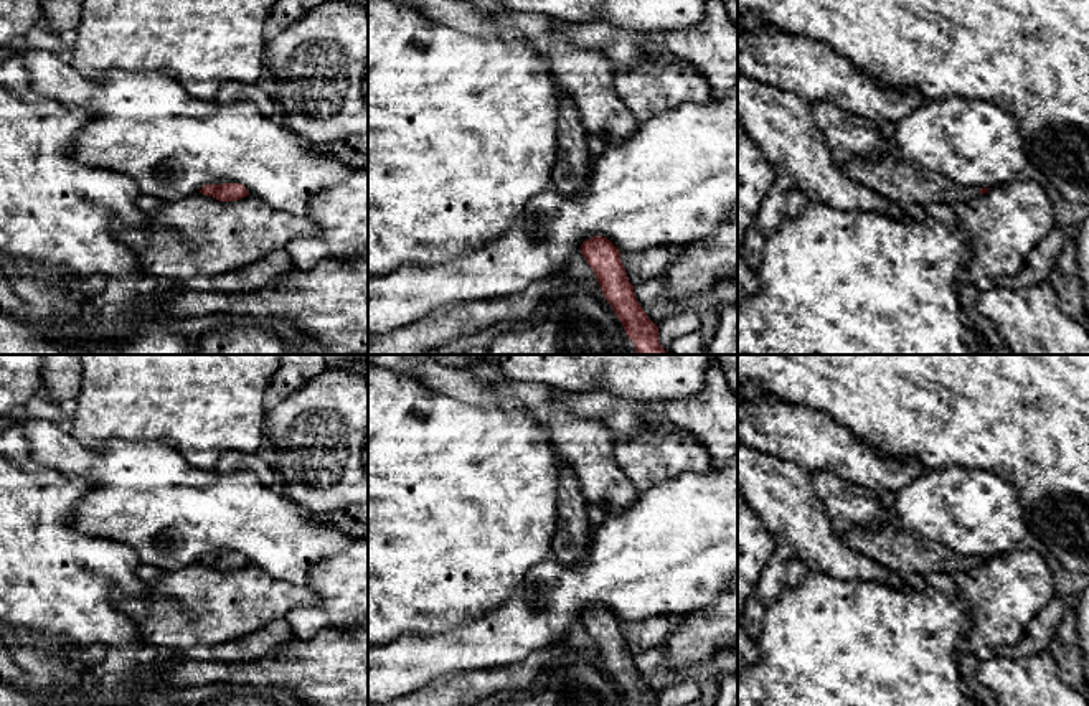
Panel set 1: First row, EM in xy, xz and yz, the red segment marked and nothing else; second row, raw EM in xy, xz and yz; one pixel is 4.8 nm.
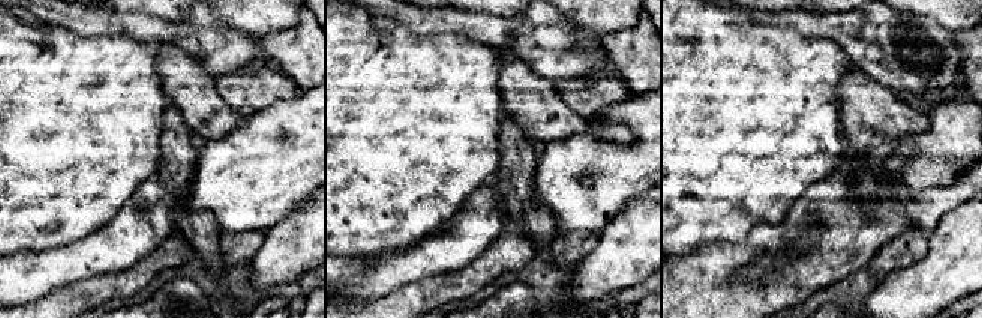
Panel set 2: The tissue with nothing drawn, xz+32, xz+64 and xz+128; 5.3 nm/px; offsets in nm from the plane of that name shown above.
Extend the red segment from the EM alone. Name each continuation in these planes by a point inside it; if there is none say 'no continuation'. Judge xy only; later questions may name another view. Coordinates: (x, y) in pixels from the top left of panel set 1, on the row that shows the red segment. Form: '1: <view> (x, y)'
no continuation

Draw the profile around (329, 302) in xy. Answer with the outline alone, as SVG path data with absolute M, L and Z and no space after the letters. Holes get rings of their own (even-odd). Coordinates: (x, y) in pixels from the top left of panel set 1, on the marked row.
M368 249L350 261L323 259L307 272L294 269L280 282L256 292L223 294L205 284L186 284L178 290L168 287L163 302L158 294L148 302L155 313L165 313L165 320L198 315L280 317L320 341L325 355L368 355Z

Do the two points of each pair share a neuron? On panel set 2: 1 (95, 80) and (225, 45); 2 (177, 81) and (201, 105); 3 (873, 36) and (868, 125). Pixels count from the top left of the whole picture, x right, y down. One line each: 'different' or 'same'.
1: different
2: same
3: different

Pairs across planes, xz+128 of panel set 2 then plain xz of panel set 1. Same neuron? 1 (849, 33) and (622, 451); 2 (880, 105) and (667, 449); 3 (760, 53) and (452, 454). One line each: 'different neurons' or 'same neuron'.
1: different neurons
2: different neurons
3: same neuron

